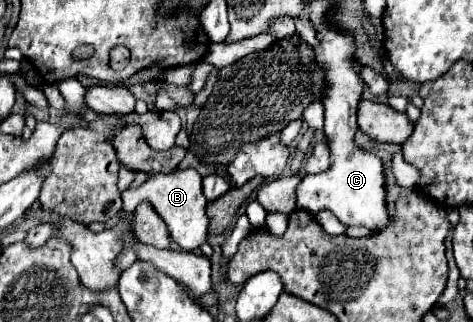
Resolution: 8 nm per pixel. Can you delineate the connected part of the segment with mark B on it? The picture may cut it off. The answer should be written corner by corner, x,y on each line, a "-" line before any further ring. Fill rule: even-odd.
175,169
171,173
155,173
135,191
141,191
143,201
149,201
153,205
159,217
167,223
171,239
179,243
185,251
193,251
205,243
209,229
209,217
205,213
207,199
201,189
201,175
195,169

